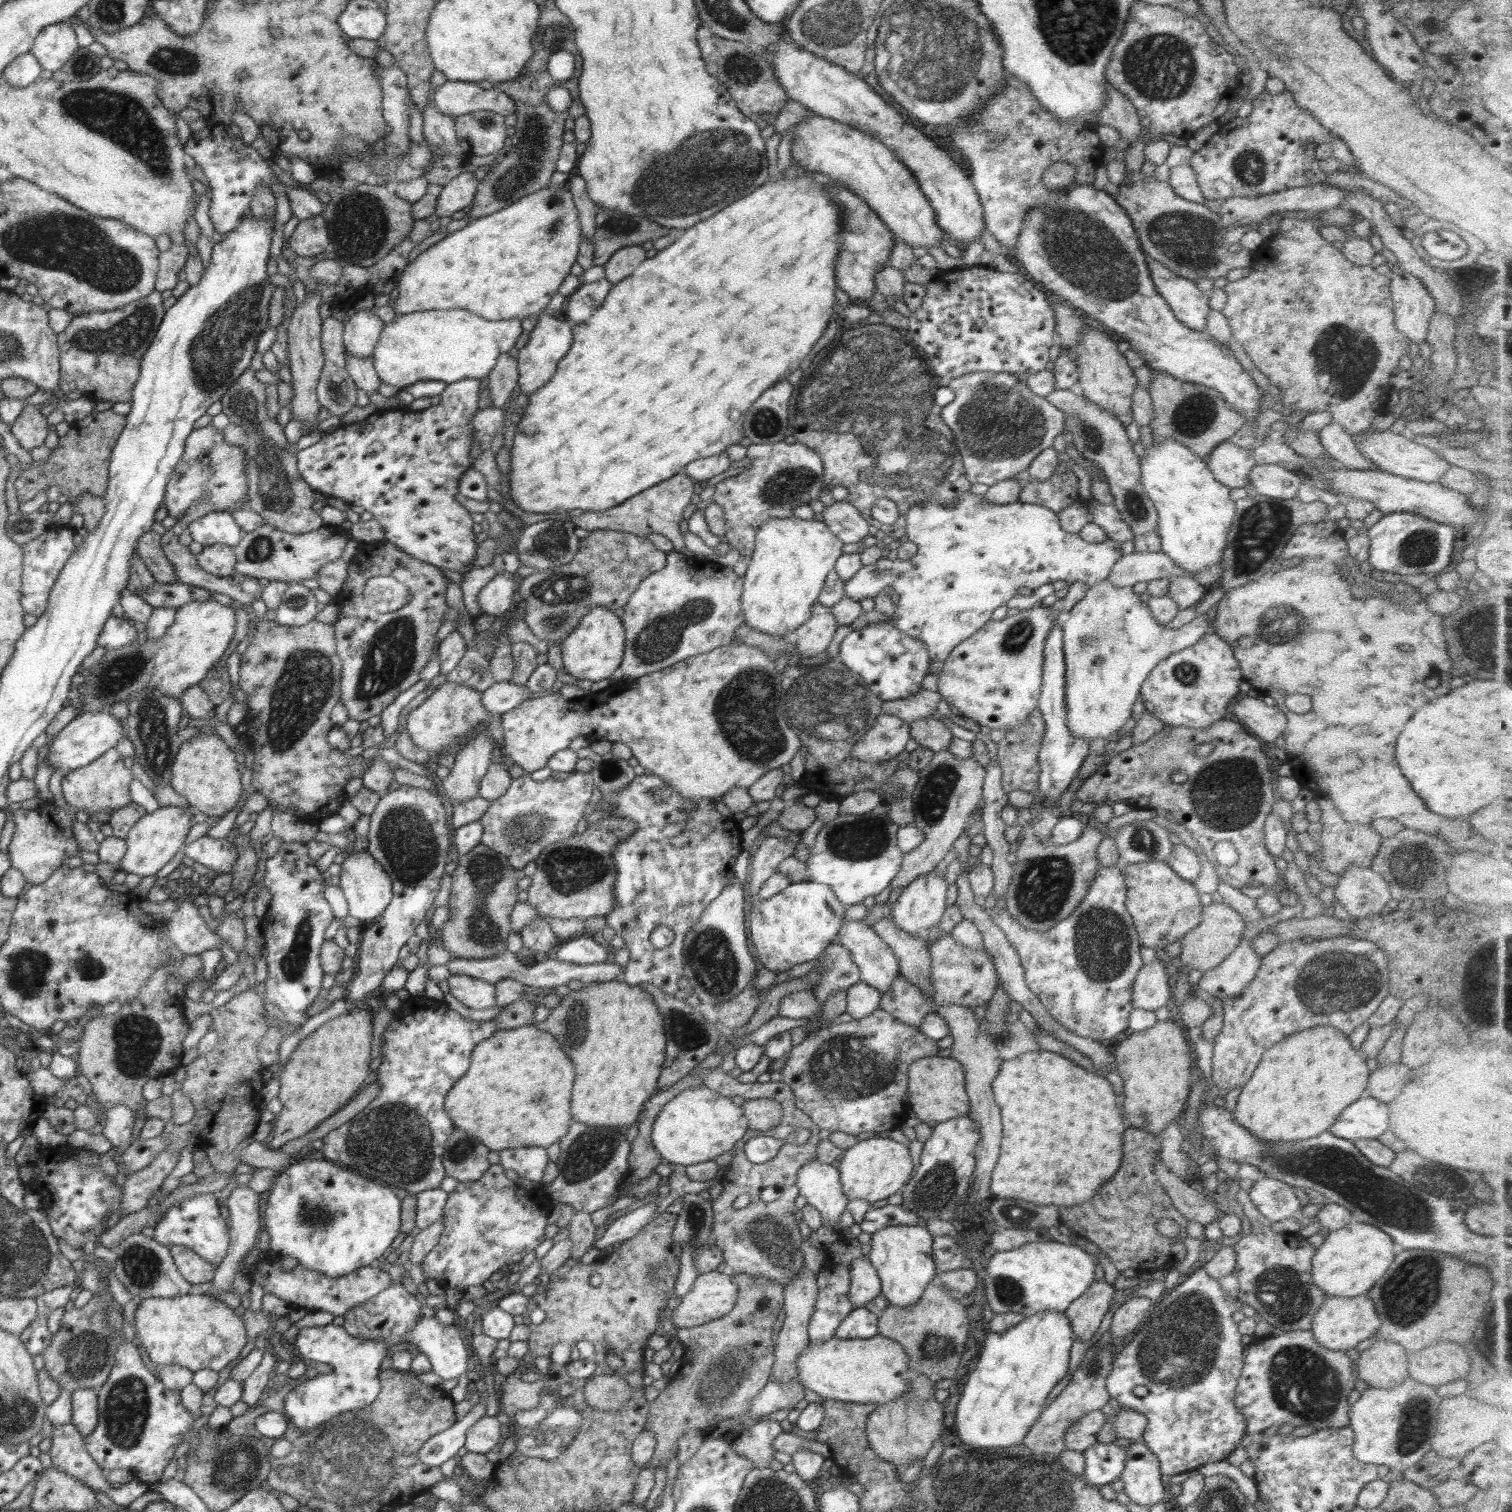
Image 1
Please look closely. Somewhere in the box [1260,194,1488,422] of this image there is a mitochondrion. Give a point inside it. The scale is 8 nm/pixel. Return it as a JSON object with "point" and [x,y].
{"point":[1346,356]}

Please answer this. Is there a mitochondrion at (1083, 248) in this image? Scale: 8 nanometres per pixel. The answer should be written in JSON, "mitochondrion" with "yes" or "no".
{"mitochondrion":"yes"}

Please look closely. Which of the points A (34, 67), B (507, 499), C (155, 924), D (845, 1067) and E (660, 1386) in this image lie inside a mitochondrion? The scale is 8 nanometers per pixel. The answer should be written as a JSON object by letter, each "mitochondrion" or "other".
{"A":"other","B":"other","C":"other","D":"mitochondrion","E":"other"}

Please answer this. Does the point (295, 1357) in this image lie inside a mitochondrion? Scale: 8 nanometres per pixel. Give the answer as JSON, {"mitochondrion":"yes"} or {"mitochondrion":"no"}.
{"mitochondrion":"no"}

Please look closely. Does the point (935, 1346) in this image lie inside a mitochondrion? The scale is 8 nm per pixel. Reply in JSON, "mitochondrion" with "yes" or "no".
{"mitochondrion":"yes"}

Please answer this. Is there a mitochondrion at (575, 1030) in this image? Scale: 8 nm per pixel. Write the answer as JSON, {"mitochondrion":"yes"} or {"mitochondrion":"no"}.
{"mitochondrion":"yes"}

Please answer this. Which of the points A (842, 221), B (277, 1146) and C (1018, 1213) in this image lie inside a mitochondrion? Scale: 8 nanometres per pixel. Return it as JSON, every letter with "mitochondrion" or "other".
{"A":"other","B":"other","C":"mitochondrion"}

